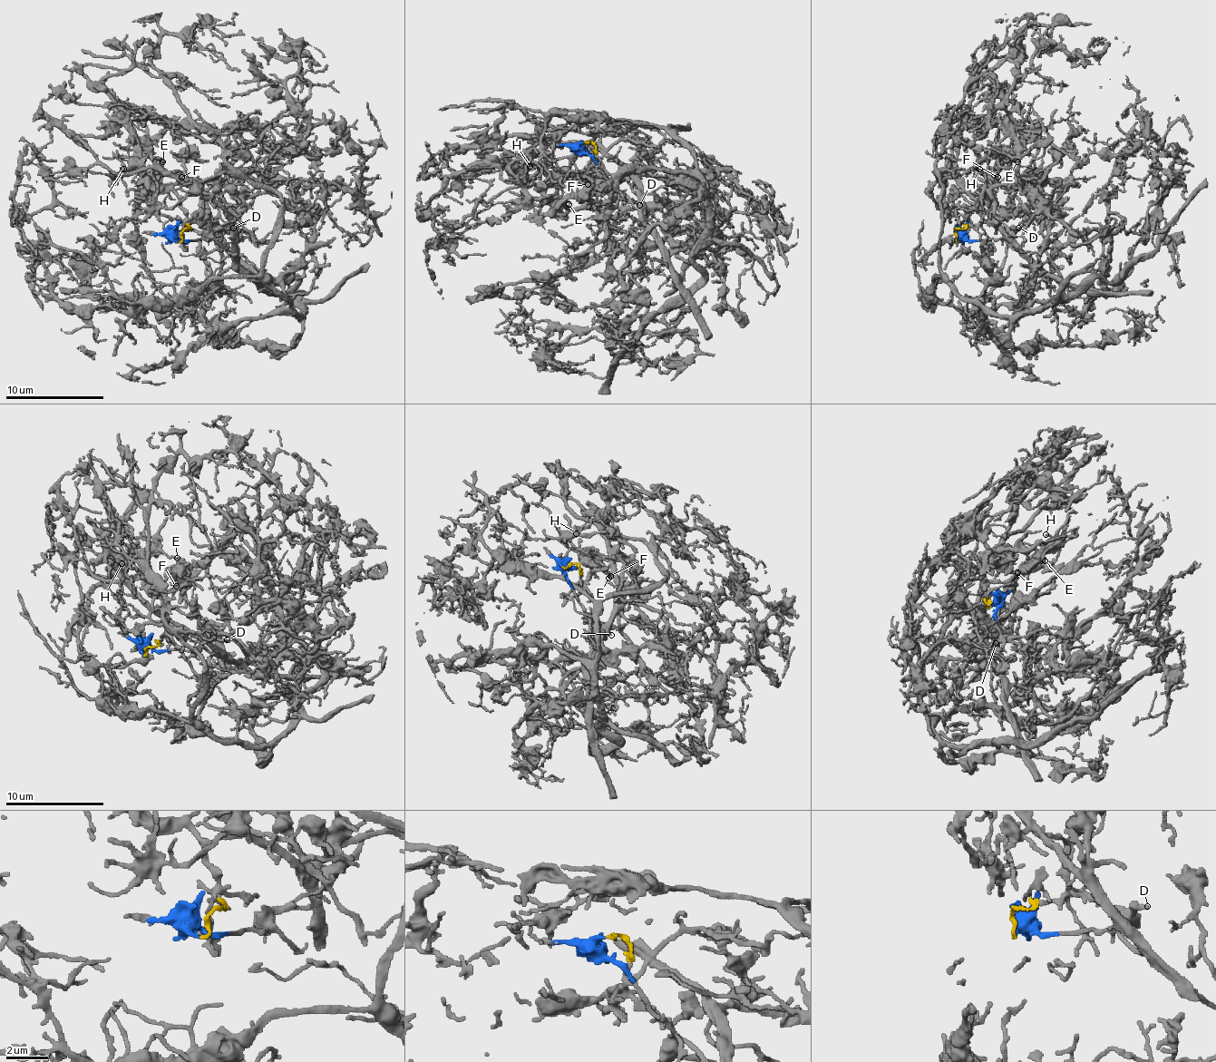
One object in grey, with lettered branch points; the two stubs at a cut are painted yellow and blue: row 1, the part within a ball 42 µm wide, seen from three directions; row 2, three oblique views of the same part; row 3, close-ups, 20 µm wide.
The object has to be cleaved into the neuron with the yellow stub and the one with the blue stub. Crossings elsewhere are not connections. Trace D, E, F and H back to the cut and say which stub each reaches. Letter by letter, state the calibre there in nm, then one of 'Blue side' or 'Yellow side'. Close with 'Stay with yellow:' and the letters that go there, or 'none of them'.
D: Thickness 180 nm. Blue side
E: Thickness 170 nm. Yellow side
F: Thickness 170 nm. Yellow side
H: Thickness 150 nm. Yellow side
Stay with yellow: E, F, H

